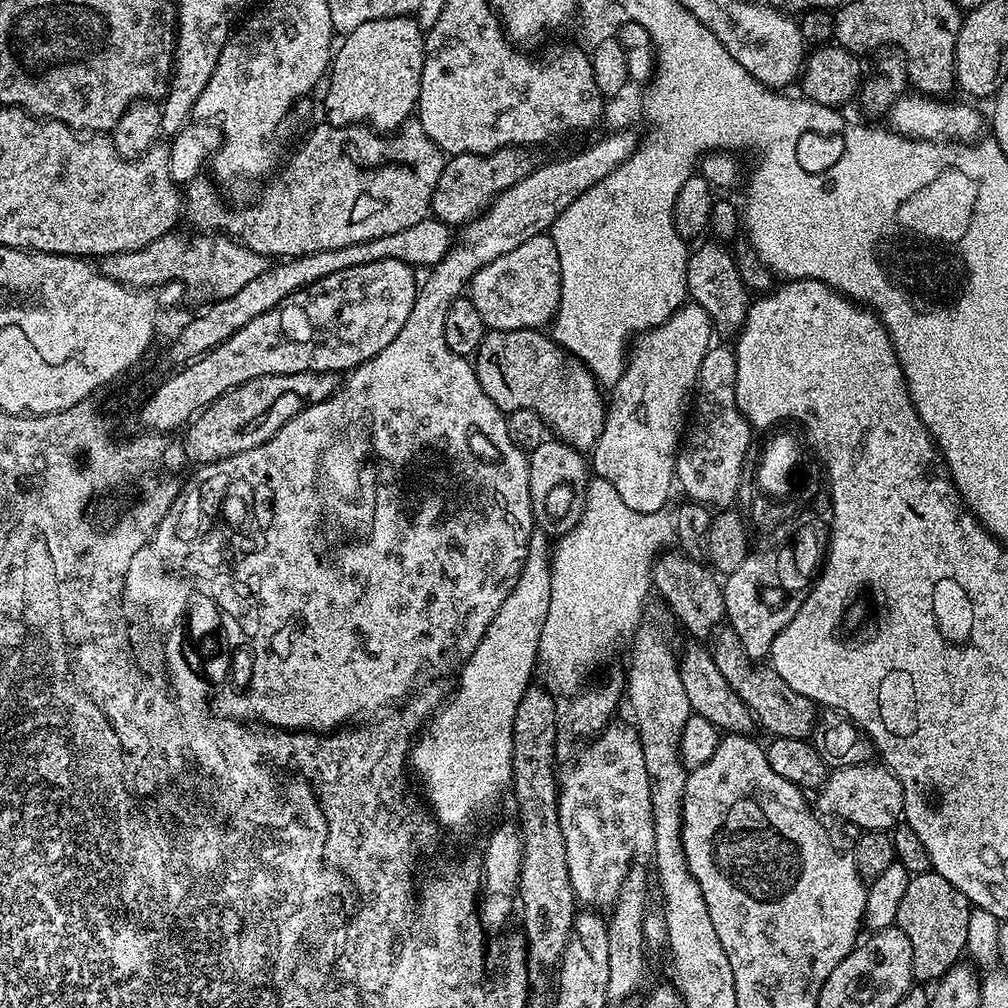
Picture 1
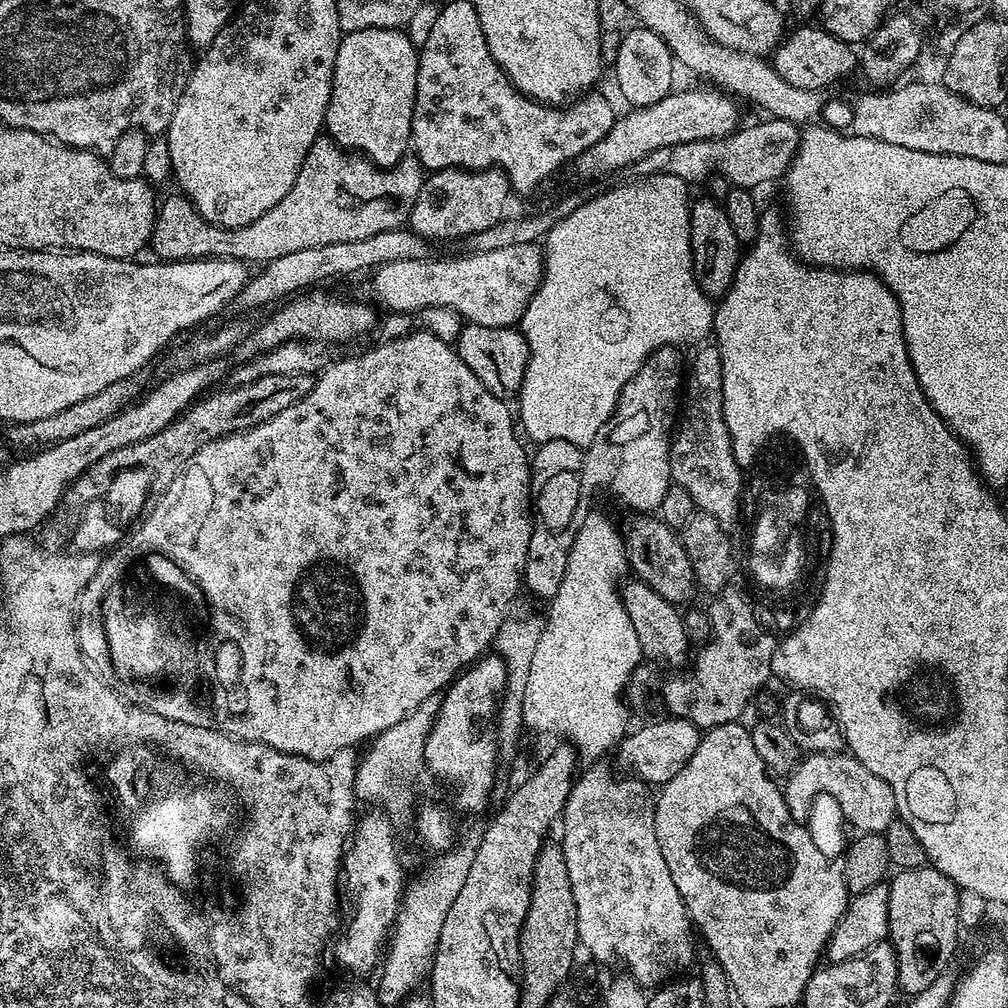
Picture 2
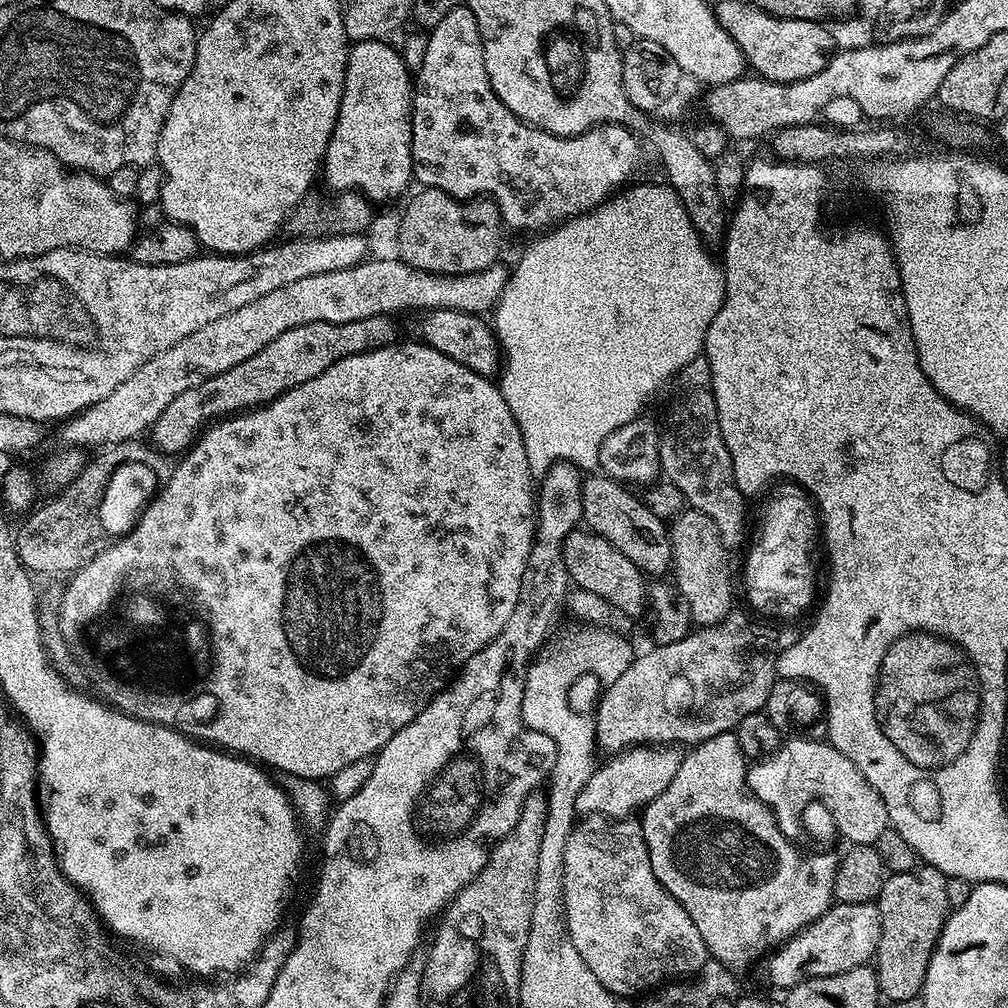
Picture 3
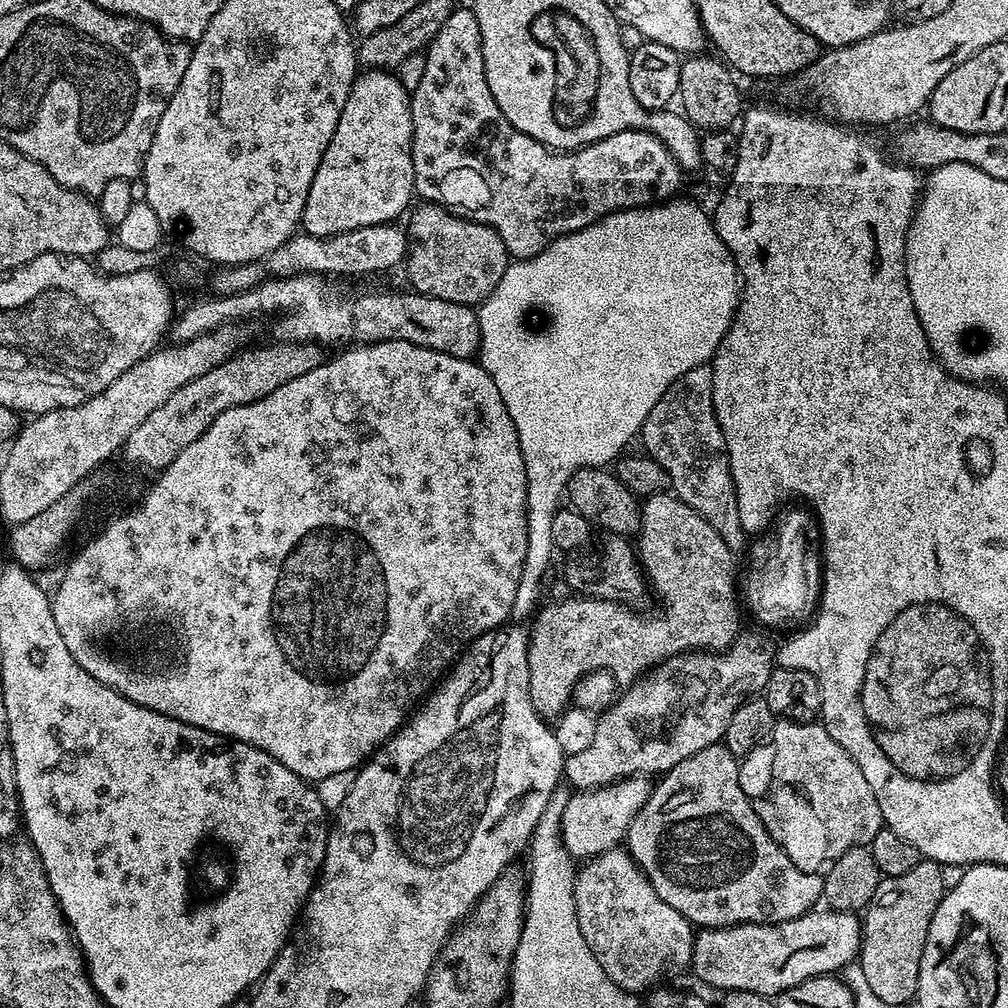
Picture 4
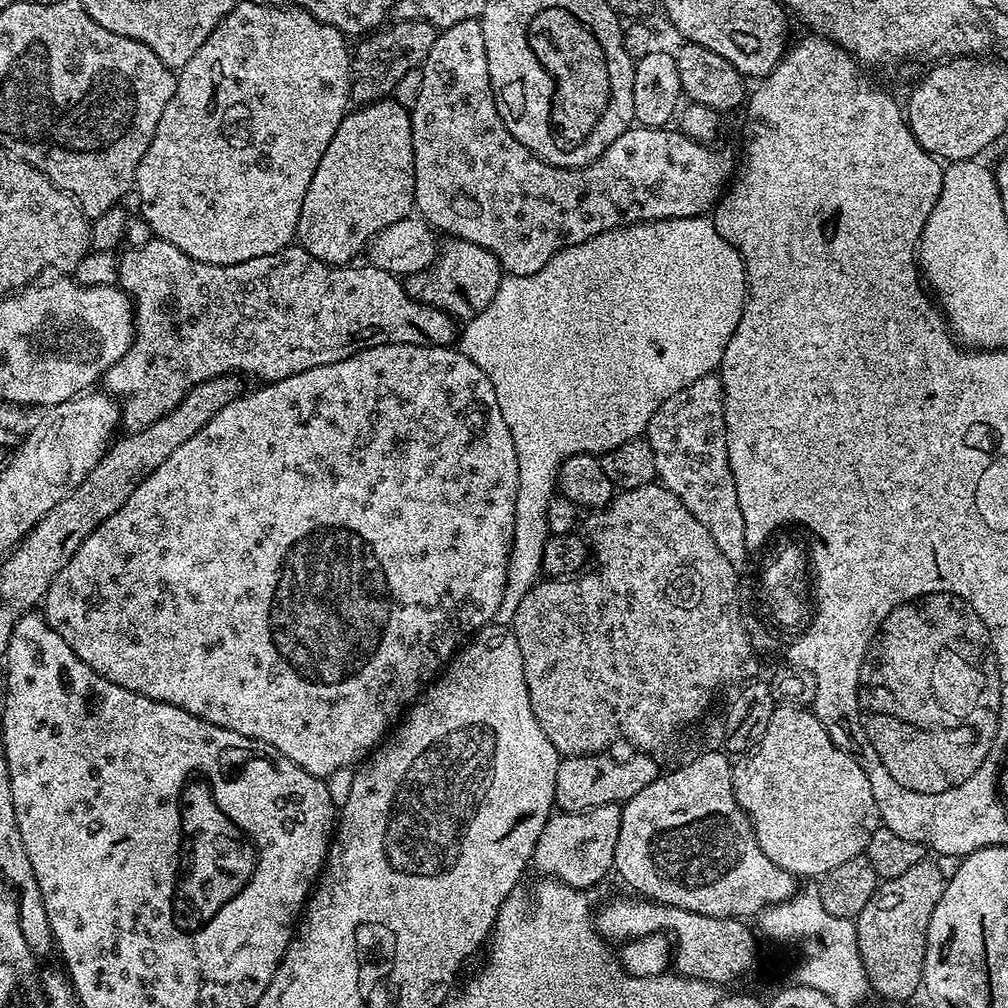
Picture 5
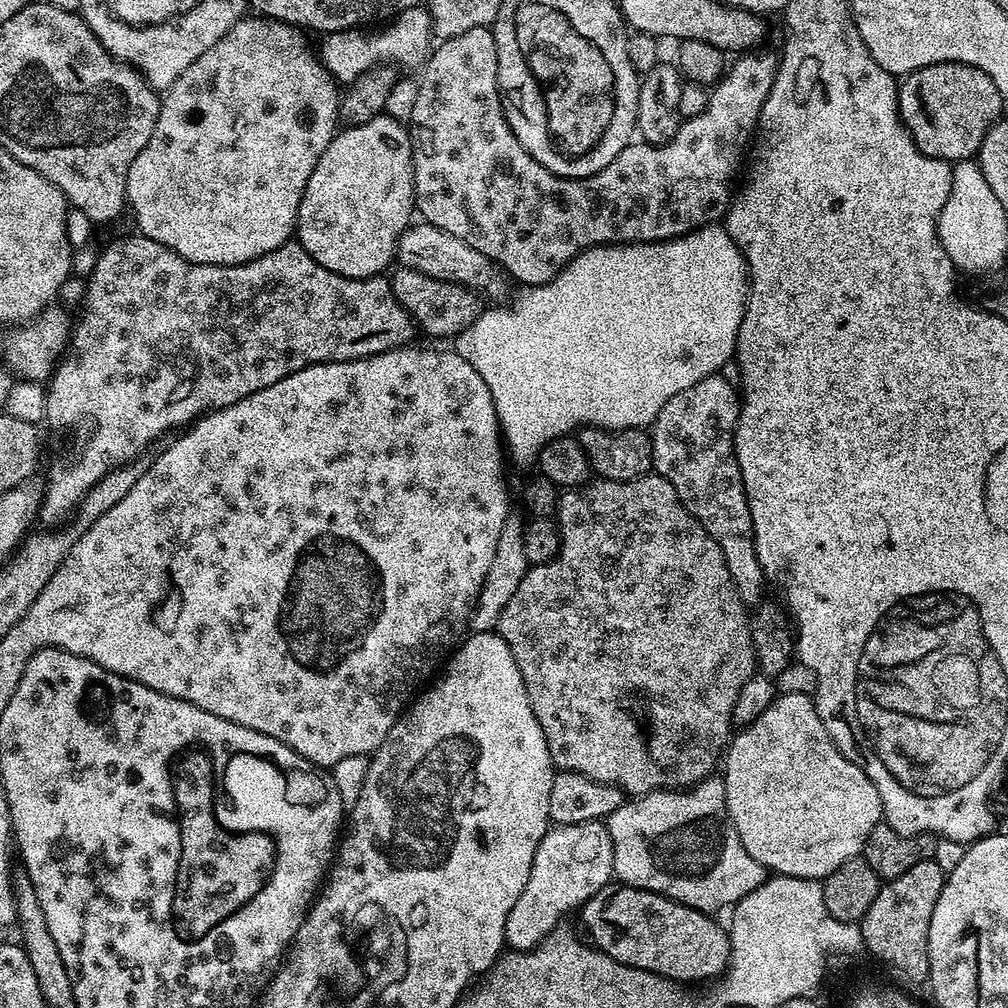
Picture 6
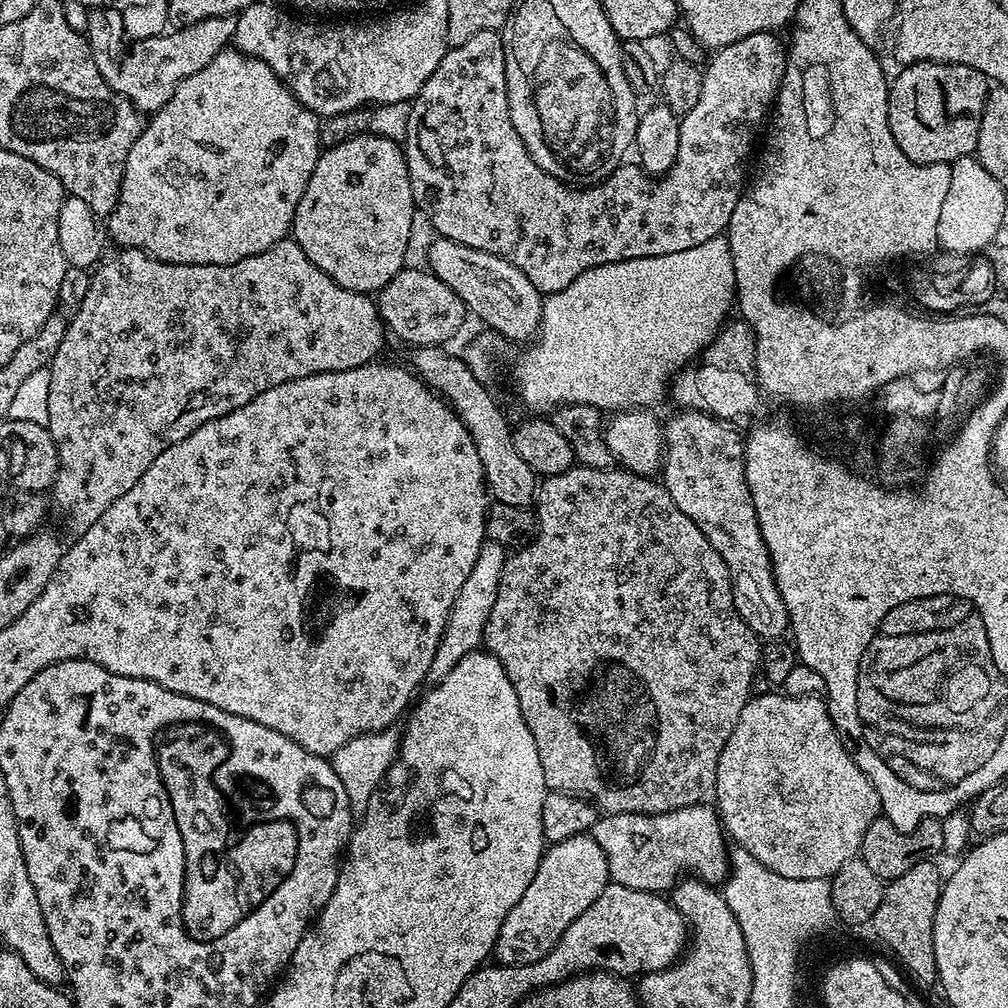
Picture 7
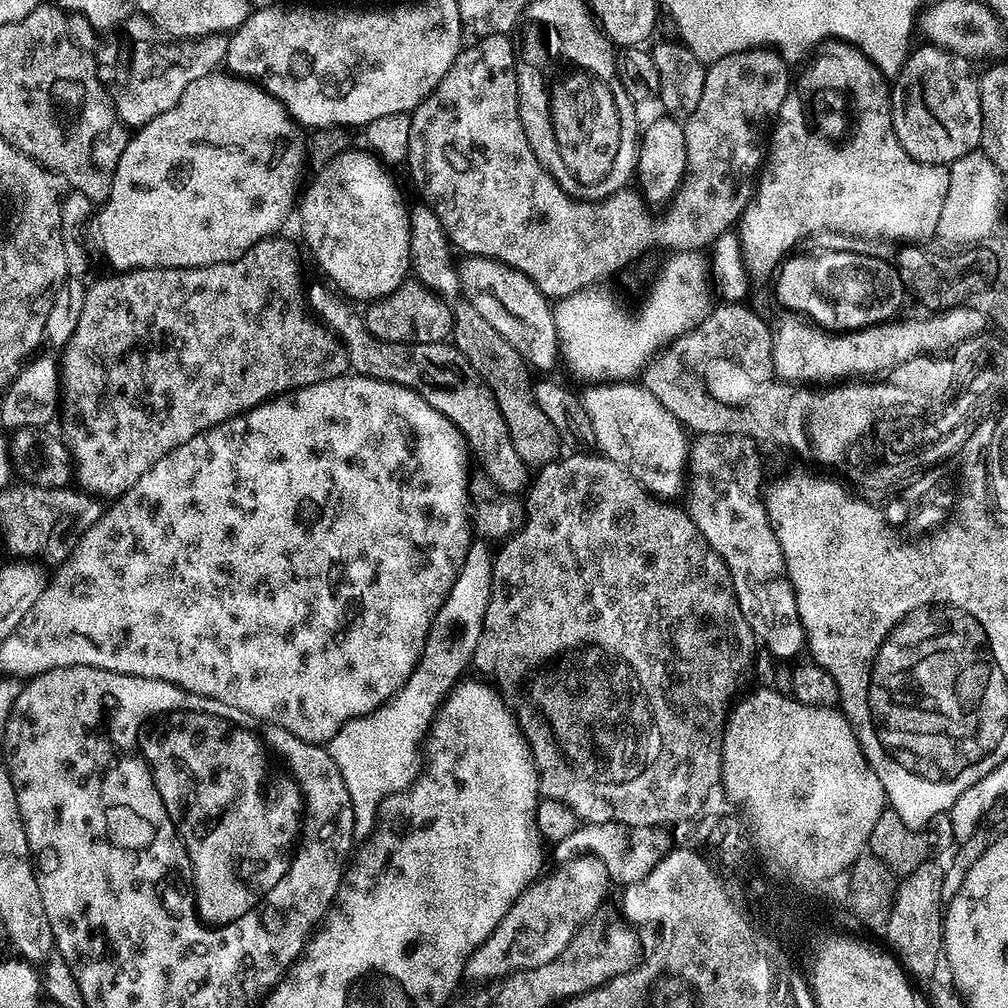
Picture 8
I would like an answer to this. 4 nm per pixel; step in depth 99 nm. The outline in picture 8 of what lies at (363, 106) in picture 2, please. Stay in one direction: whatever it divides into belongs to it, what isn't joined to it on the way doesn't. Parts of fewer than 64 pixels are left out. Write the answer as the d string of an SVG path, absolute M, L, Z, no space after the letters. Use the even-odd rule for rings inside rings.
M349 150L338 154L324 168L319 169L315 174L312 182L308 186L308 190L299 197L298 200L298 216L300 212L300 228L304 231L304 244L312 251L312 256L316 259L321 270L329 276L331 287L337 293L343 294L349 301L364 300L363 302L371 302L381 300L383 296L389 296L394 290L398 290L398 286L409 279L410 269L412 267L412 226L410 223L409 205L404 205L400 201L400 188L396 185L396 180L387 172L385 165L371 151L356 152L357 150Z

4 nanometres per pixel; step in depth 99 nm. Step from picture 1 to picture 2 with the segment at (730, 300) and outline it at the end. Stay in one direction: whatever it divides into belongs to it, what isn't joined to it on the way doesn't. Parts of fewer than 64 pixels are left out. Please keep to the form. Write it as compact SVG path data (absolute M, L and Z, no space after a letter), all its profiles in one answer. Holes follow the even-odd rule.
M702 194L693 202L686 223L691 236L693 272L698 286L709 298L726 295L740 265L742 242L734 234L734 226L730 226L723 203L712 200L708 194Z

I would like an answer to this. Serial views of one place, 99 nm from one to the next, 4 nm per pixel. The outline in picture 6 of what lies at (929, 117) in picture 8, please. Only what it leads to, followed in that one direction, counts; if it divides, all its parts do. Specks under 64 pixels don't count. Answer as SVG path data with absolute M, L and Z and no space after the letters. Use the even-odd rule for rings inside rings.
M935 64L903 77L898 88L900 121L908 128L912 140L922 154L939 160L959 162L972 160L977 155L993 124L1001 119L1006 102L998 94L998 86L982 70L965 64Z

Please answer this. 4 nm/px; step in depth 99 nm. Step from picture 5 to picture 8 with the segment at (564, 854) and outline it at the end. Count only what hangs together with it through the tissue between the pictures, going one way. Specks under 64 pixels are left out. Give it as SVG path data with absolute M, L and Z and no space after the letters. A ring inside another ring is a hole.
M580 854L556 867L560 868L537 879L516 899L494 934L474 950L464 968L465 981L499 982L513 972L537 968L558 958L577 930L599 913L600 903L608 896L610 877L598 857Z

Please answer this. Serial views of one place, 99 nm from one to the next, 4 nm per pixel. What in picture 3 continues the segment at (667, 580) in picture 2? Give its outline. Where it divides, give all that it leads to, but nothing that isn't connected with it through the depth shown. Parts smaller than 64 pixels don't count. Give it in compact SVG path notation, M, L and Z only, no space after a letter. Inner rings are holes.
M607 474L599 475L589 475L582 486L583 523L620 550L626 558L630 558L641 572L652 578L663 577L672 566L672 537L669 525L653 514L641 497L640 500L636 497L631 487L613 480Z

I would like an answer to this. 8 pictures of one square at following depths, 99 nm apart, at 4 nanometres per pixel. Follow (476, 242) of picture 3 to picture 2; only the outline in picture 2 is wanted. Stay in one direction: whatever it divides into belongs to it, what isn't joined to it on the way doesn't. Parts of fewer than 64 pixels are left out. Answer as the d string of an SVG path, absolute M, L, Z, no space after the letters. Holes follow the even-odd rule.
M443 168L423 181L418 202L414 202L414 210L408 215L407 227L429 242L463 241L504 219L504 207L508 204L508 196L512 195L512 183L498 168Z

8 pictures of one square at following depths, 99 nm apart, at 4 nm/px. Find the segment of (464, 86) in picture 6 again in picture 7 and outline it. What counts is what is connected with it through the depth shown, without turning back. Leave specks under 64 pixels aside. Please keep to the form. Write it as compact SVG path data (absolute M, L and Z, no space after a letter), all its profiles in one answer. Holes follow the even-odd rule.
M491 28L490 30L482 30L478 34L474 34L474 38L466 38L466 42L457 44L455 46L449 47L448 52L442 58L442 62L438 62L438 70L434 70L434 74L430 74L430 78L426 78L426 82L422 86L422 90L416 95L415 100L411 101L412 109L410 110L410 126L406 130L404 139L402 141L402 147L404 150L404 160L408 164L408 177L410 178L410 190L412 191L412 197L416 203L419 215L421 217L425 216L426 219L432 223L432 228L436 231L435 235L437 237L453 240L454 242L462 242L462 246L470 246L474 250L486 250L486 254L494 254L498 258L502 258L506 262L510 262L518 270L522 270L526 274L526 278L530 278L530 282L534 282L536 289L540 291L541 294L551 294L557 292L558 290L566 290L566 286L570 286L570 282L574 282L574 278L578 278L586 270L590 270L592 267L602 266L606 263L616 263L622 262L626 259L640 259L640 258L650 258L656 255L668 255L677 254L679 251L688 250L691 247L699 246L703 243L709 242L715 236L721 235L727 229L728 223L730 222L730 214L734 214L734 206L738 206L740 197L746 187L746 179L744 180L744 163L748 160L748 155L752 152L752 139L756 136L756 127L765 120L769 115L770 109L773 107L776 95L780 93L780 83L784 77L784 62L786 59L786 44L785 41L780 41L775 31L771 32L759 32L758 34L750 34L746 38L738 38L738 42L730 42L730 46L725 48L717 48L711 53L710 59L707 61L706 67L703 69L704 77L702 78L702 94L698 97L698 103L694 105L694 110L690 110L681 119L680 122L680 137L678 138L678 158L670 170L665 172L663 176L651 177L643 168L640 167L639 163L629 162L621 163L619 168L616 168L612 173L610 173L605 180L601 180L598 184L589 183L587 186L573 186L563 180L559 180L556 176L551 176L546 170L542 170L542 166L538 166L538 162L534 162L534 158L527 150L527 146L522 142L522 138L518 134L518 130L514 130L514 122L511 118L511 108L508 105L508 92L507 92L507 74L506 74L506 54L504 53L504 37L501 35L497 29Z

